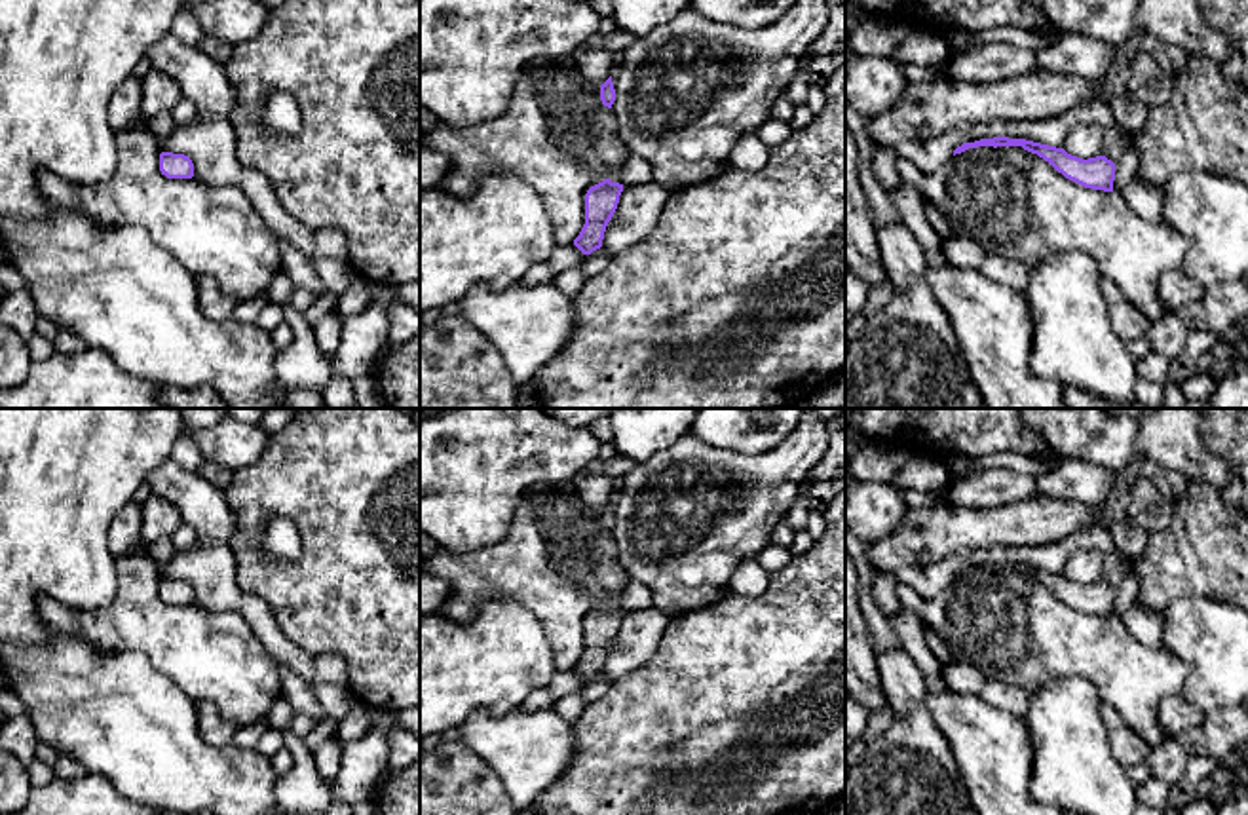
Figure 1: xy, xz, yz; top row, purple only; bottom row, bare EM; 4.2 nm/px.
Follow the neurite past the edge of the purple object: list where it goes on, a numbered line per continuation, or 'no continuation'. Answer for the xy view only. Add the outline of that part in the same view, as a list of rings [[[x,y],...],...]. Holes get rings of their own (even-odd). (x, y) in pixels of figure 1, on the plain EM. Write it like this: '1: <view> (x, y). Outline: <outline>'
no continuation

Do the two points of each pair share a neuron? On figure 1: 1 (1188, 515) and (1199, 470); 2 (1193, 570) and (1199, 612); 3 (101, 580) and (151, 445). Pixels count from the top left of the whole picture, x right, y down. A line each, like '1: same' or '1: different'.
1: different
2: different
3: same

